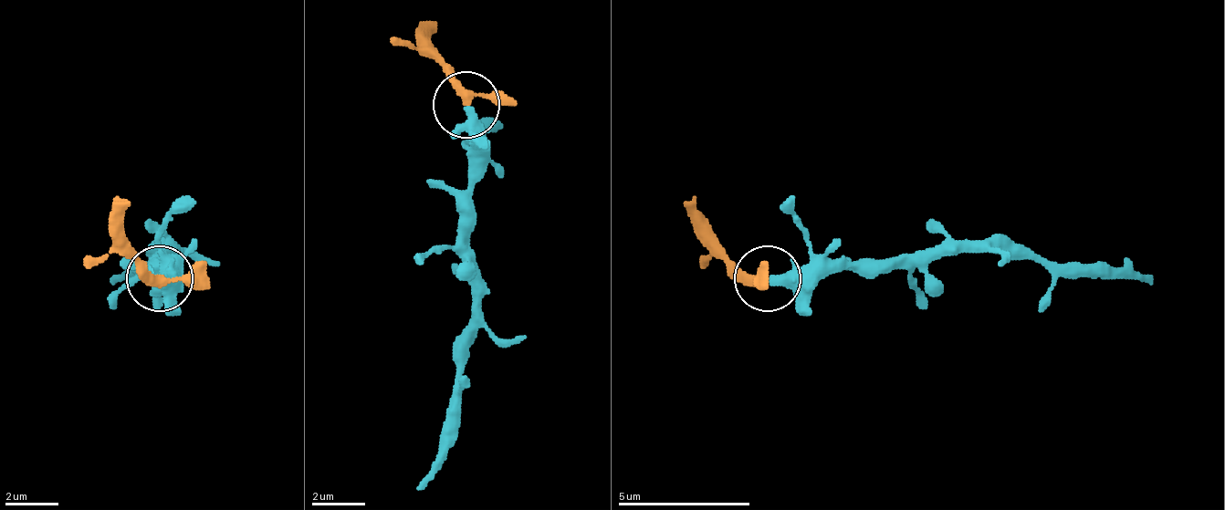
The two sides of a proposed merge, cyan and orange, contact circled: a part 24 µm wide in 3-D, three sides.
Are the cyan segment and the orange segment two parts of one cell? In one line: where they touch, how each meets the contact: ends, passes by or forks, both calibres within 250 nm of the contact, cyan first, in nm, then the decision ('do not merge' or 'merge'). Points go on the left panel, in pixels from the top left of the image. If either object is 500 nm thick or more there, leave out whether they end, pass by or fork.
at (160, 278); cyan forks there; orange passes by; 240 nm thick on the cyan side, 280 nm on the other; merge

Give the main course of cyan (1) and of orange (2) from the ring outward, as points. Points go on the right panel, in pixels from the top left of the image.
1: (769, 280), (1020, 246), (1061, 266), (1126, 266), (1153, 286)
2: (769, 280), (683, 201)

